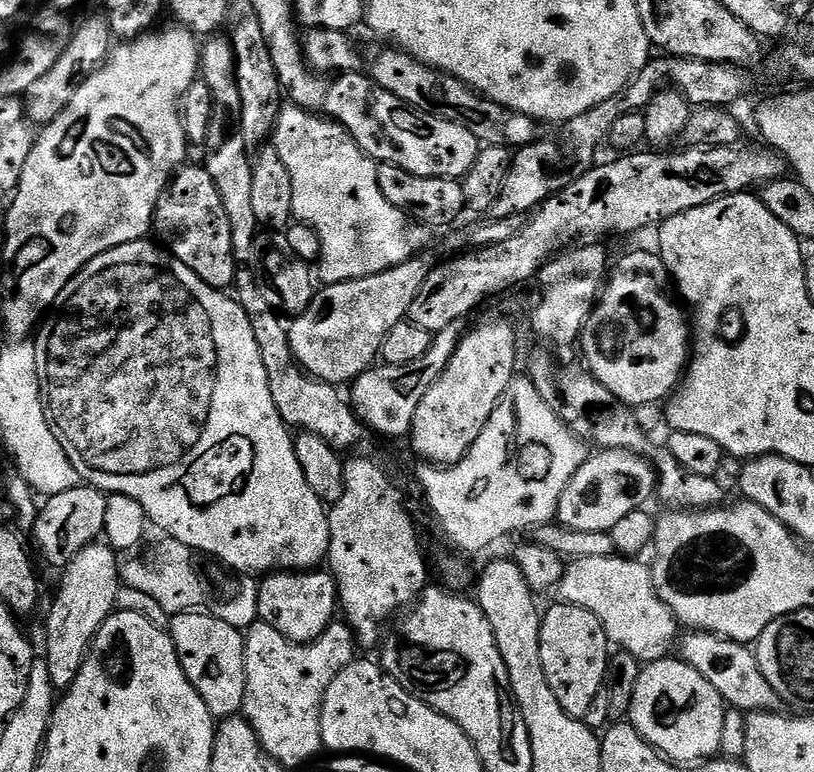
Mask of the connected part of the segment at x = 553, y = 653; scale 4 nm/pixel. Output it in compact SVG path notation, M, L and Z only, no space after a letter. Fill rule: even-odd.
M556 602L549 612L547 609L543 613L540 622L540 645L542 670L546 670L546 682L550 682L554 698L558 698L566 714L582 718L590 709L594 698L602 695L602 689L610 676L610 643L602 622L580 606Z

